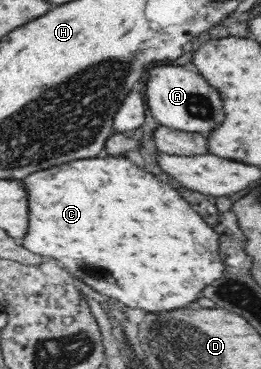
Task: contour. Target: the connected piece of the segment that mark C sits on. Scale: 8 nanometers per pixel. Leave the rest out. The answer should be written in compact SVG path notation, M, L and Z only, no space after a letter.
M107 154L106 157L94 157L87 159L80 159L62 163L35 173L29 174L22 179L25 191L28 195L28 217L29 229L27 235L20 241L23 248L32 253L41 255L45 259L52 259L69 272L75 279L81 280L85 285L91 289L99 292L107 298L113 298L121 301L123 305L129 307L139 307L146 312L168 312L171 309L179 309L185 307L187 303L195 301L201 293L201 289L209 283L213 283L215 279L219 279L225 273L223 261L217 253L219 249L219 235L201 219L199 213L195 213L191 209L191 205L167 183L157 181L155 174L145 171L143 167L138 166L131 160L119 156L111 156Z

